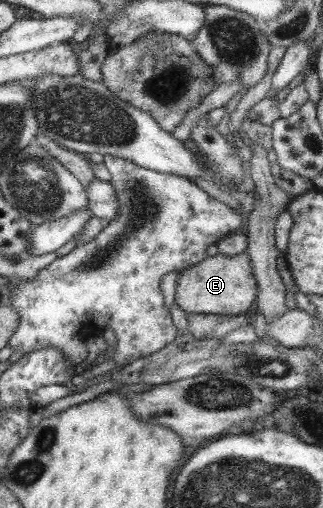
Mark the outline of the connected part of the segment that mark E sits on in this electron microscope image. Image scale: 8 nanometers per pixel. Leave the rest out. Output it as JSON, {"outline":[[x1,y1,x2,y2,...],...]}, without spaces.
{"outline":[[246,251,226,257,215,254,200,264,182,270,176,278,175,303,186,314,237,316,253,308,257,299,257,279,253,275,253,263]]}

